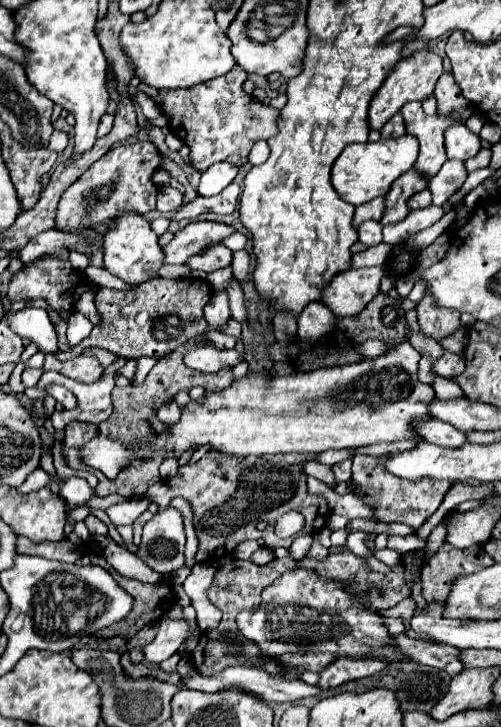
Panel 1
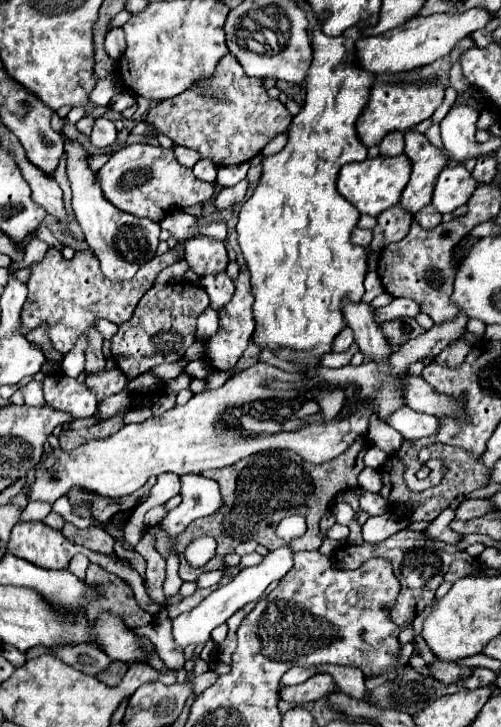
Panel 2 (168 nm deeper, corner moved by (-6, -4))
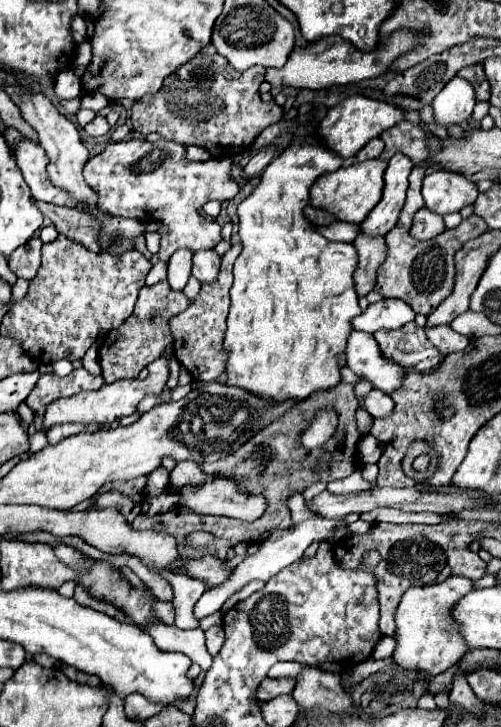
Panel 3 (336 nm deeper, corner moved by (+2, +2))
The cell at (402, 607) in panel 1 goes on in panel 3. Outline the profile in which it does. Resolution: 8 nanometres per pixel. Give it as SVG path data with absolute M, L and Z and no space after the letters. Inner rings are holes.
M382 636L372 652L372 657L376 660L384 659L393 654L396 642L392 636Z

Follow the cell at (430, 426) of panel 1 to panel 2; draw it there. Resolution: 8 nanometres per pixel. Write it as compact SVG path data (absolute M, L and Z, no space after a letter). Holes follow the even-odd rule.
M399 408L389 416L389 424L407 440L419 440L439 432L439 420L435 416L415 412L411 408Z

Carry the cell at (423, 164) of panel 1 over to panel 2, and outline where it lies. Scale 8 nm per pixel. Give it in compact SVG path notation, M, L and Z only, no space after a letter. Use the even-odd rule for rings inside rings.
M413 128L405 132L405 154L413 164L413 174L401 194L401 206L407 212L417 214L423 206L431 202L435 180L439 172L447 166L447 156L441 148L435 148L425 138L425 134L415 132Z

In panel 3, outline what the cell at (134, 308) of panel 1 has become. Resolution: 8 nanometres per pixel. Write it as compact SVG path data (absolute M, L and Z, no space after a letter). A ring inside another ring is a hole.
M167 280L157 282L155 286L143 286L135 304L135 312L115 330L107 332L103 338L103 348L99 348L99 364L105 382L117 382L123 378L137 378L137 374L157 360L165 346L173 344L169 332L169 318L183 312L191 300L183 292L175 292L169 288Z

